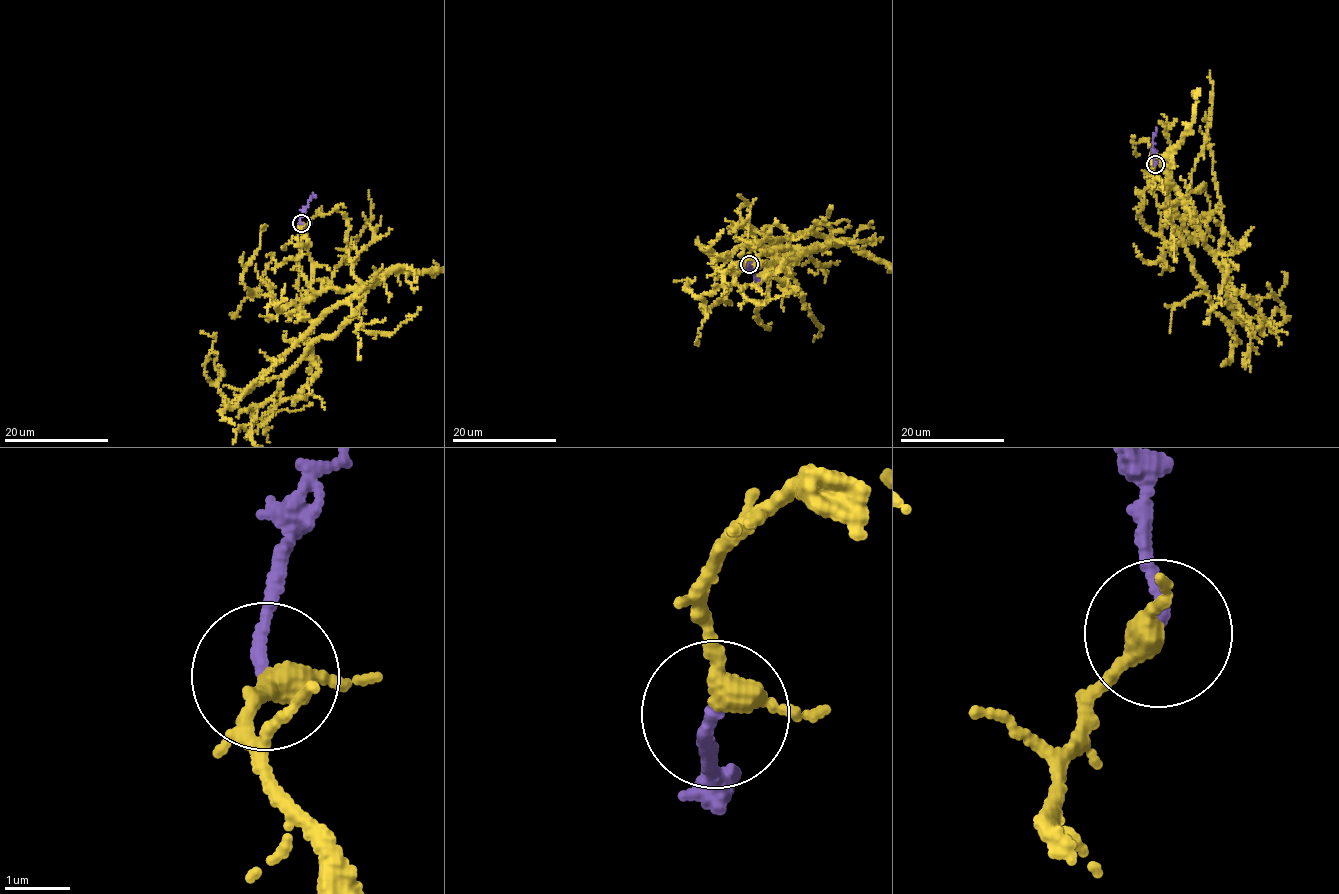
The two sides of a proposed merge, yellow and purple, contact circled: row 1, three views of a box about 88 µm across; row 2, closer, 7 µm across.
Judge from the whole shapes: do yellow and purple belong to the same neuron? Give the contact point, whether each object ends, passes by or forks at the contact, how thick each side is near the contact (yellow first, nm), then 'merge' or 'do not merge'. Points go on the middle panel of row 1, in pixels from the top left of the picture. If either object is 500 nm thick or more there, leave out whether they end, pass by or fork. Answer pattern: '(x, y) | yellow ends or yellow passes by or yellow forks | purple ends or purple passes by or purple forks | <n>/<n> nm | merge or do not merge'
(749, 264) | yellow passes by | purple ends | 320/170 nm | merge

